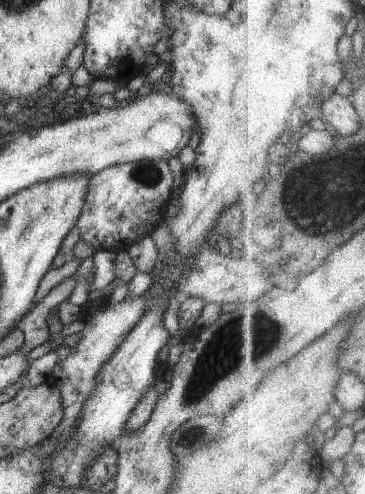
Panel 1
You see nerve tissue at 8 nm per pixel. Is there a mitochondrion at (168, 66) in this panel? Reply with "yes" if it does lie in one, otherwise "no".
no

